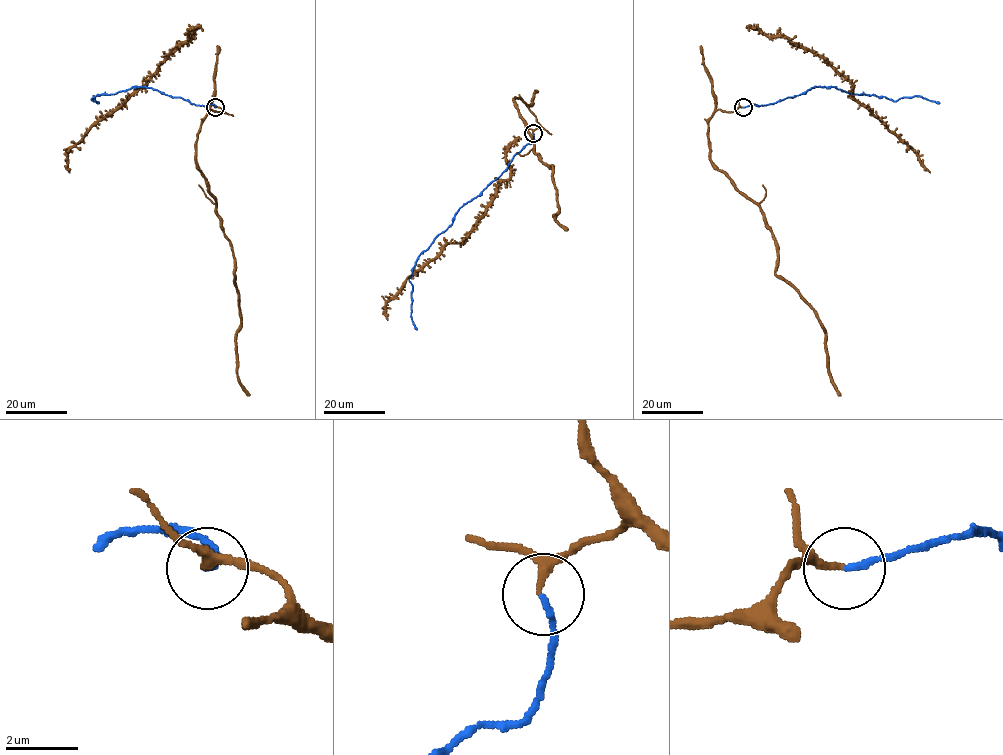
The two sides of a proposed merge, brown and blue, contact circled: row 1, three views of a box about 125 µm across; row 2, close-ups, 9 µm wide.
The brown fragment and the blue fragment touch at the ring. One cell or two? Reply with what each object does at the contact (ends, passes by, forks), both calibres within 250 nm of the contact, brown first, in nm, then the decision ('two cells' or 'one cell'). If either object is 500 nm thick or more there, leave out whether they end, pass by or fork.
brown passes by; blue ends there; 140 nm thick on the brown side, 150 nm on the other; one cell

